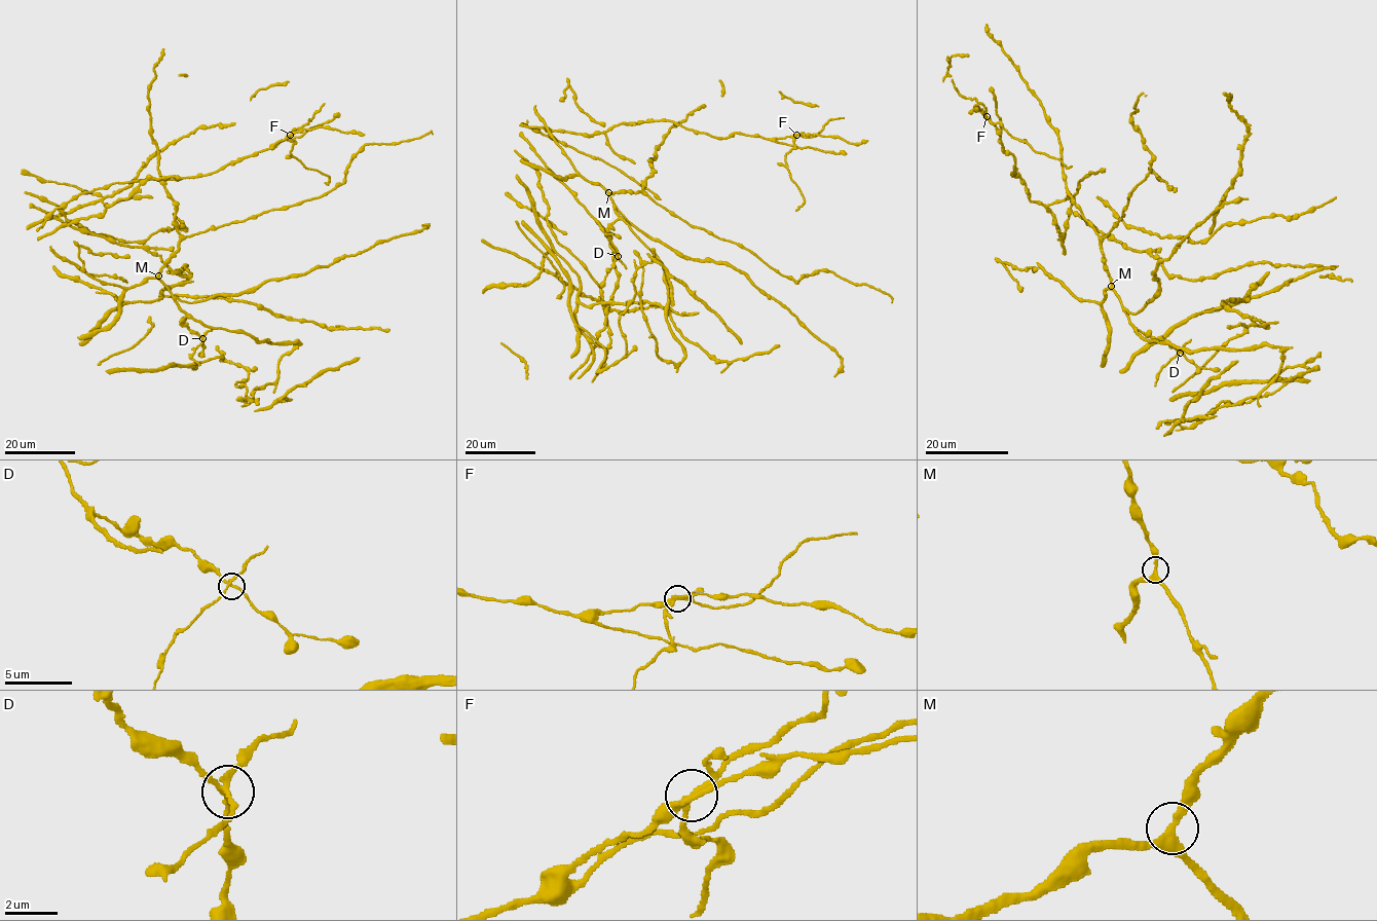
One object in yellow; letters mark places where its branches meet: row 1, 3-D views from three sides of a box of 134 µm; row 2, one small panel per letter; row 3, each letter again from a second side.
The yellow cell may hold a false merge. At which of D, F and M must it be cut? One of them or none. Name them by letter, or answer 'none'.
F

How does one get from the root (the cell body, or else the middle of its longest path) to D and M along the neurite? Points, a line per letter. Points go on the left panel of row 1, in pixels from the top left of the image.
D: (111, 323), (118, 312), (119, 299), (127, 289), (149, 278), (157, 279), (187, 315), (181, 323), (202, 338)
M: (111, 323), (118, 312), (119, 299), (127, 289), (158, 275)

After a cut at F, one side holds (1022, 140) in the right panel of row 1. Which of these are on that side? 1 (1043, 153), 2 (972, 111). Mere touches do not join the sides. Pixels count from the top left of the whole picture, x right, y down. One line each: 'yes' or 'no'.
1: yes
2: no

